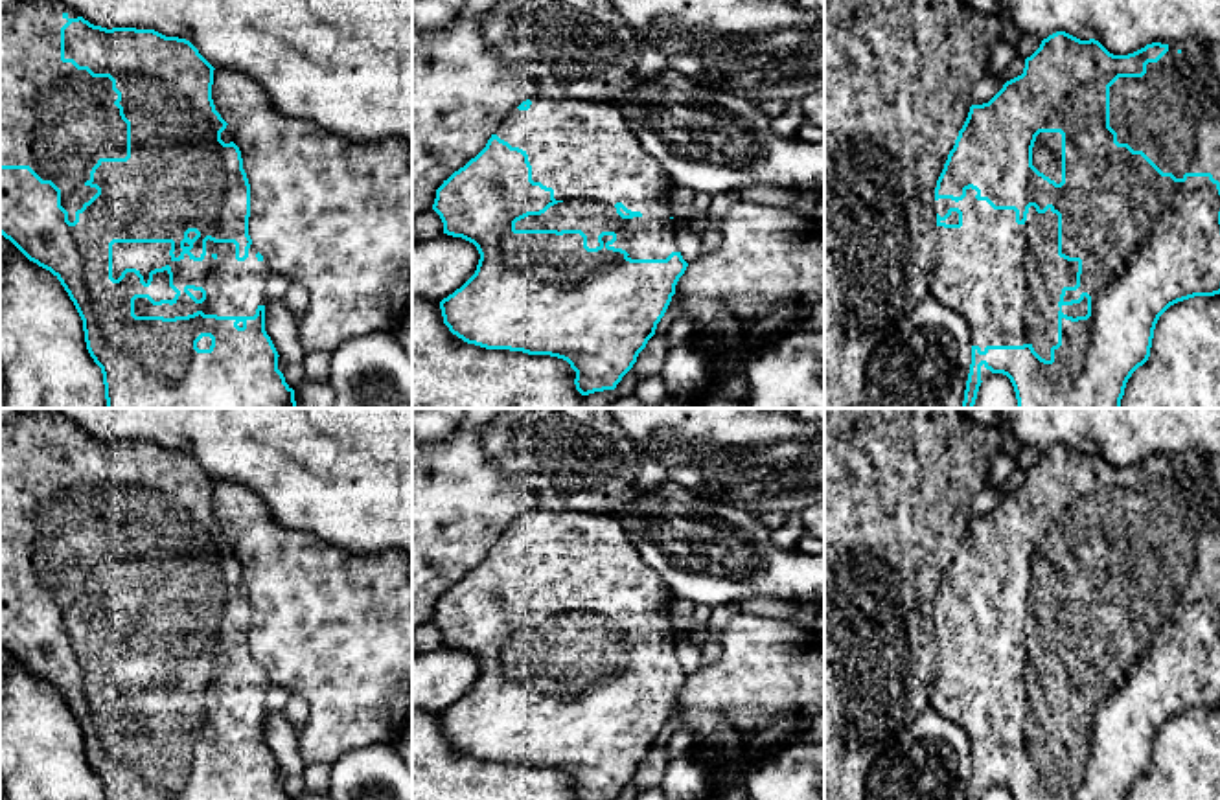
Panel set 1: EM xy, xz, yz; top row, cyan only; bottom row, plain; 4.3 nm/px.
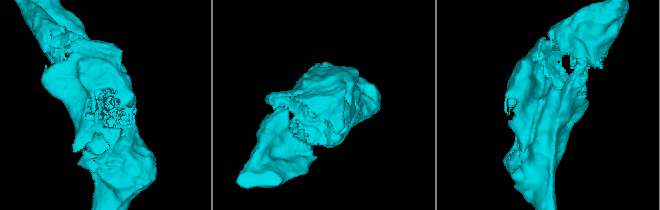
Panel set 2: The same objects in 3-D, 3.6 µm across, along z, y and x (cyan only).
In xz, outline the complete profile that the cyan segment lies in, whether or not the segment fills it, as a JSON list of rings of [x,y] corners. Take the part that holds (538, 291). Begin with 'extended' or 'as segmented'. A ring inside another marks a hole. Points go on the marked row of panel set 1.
extended | [[[539,94],[523,101],[519,107],[512,109],[491,134],[486,147],[436,189],[432,210],[443,223],[443,234],[473,243],[480,254],[475,274],[440,302],[443,324],[464,342],[486,349],[510,349],[567,360],[576,371],[574,384],[581,395],[615,390],[622,377],[633,368],[648,340],[655,335],[657,324],[675,294],[675,285],[688,267],[675,243],[679,223],[672,217],[672,191],[673,182],[670,175],[657,158],[642,147],[633,129],[627,125],[622,107]]]

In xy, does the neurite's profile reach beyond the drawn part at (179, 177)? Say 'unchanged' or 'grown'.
grown

